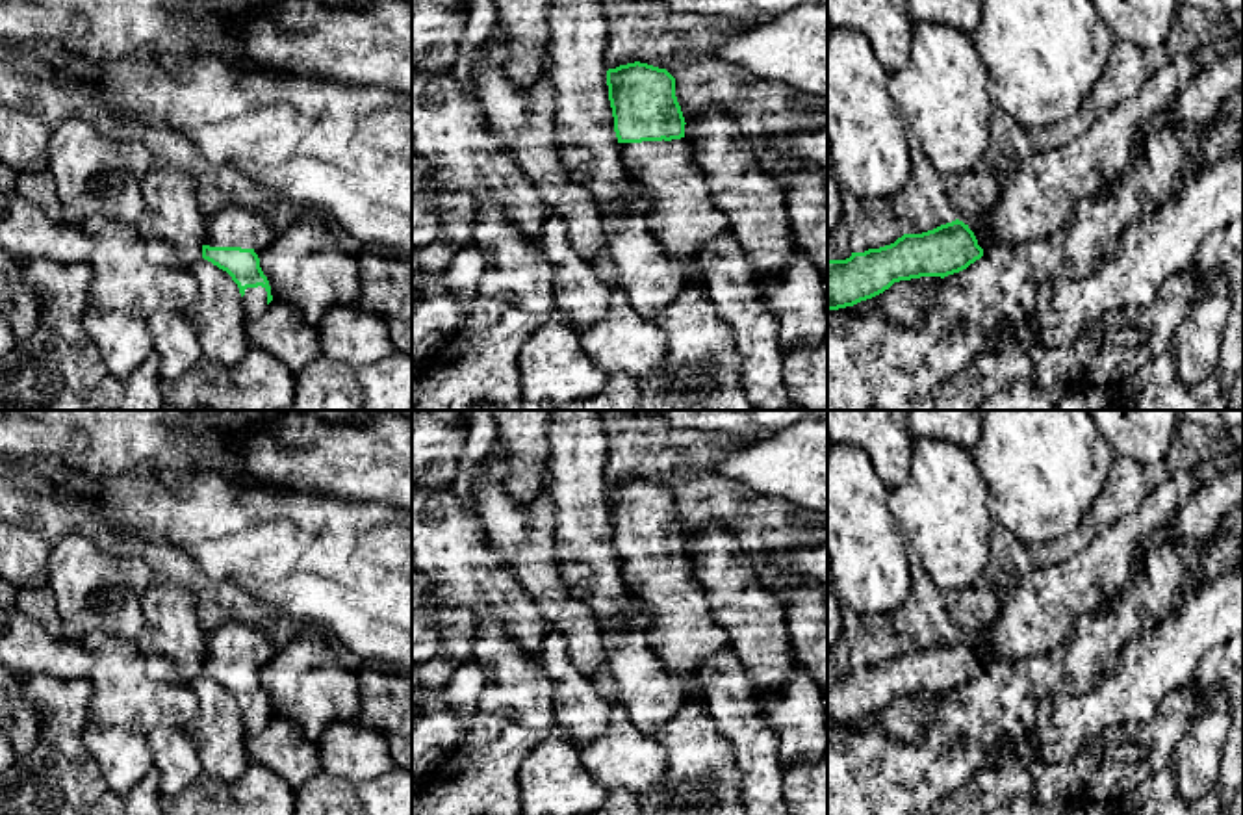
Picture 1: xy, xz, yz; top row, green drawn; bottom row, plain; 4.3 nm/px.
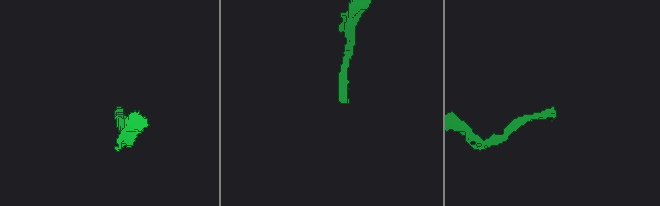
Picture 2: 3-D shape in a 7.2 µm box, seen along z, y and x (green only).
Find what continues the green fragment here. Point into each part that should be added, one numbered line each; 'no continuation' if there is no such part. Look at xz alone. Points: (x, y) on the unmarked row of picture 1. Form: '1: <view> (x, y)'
1: xz (683, 633)

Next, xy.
1: xy (234, 641)

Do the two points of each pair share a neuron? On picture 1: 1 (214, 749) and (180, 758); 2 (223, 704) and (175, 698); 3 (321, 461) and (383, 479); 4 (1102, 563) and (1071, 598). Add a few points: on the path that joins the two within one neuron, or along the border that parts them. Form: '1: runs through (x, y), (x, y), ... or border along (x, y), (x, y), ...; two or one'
1: border along (184, 728), (195, 747), (203, 771); two
2: border along (197, 702), (197, 713), (186, 724); two
3: runs through (336, 461), (362, 461), (368, 465); one
4: runs through (1095, 572), (1078, 589); one

